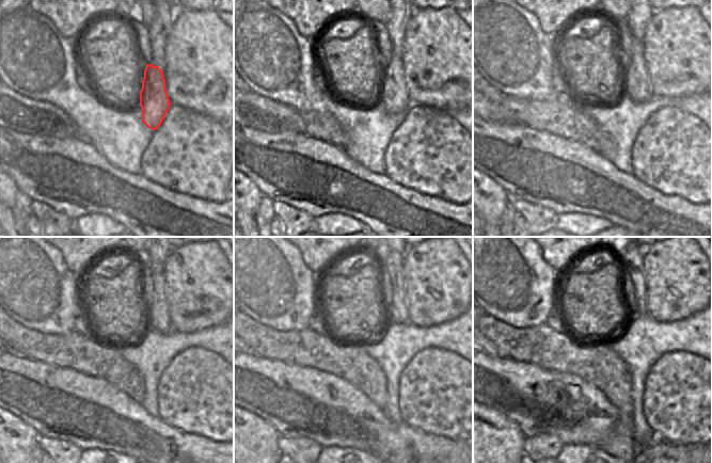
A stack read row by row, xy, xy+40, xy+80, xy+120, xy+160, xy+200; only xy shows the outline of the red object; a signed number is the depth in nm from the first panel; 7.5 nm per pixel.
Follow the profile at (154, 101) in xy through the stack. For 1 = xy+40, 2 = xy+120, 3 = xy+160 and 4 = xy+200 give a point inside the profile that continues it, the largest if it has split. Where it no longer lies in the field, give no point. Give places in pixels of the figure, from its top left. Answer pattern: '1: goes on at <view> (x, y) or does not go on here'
1: goes on at xy+40 (393, 95)
2: goes on at xy+120 (157, 310)
3: goes on at xy+160 (397, 314)
4: goes on at xy+200 (632, 258)

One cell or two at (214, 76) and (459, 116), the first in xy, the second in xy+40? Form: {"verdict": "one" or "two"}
{"verdict": "two"}

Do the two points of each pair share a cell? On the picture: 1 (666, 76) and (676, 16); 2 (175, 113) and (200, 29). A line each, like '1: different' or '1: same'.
1: same
2: different

